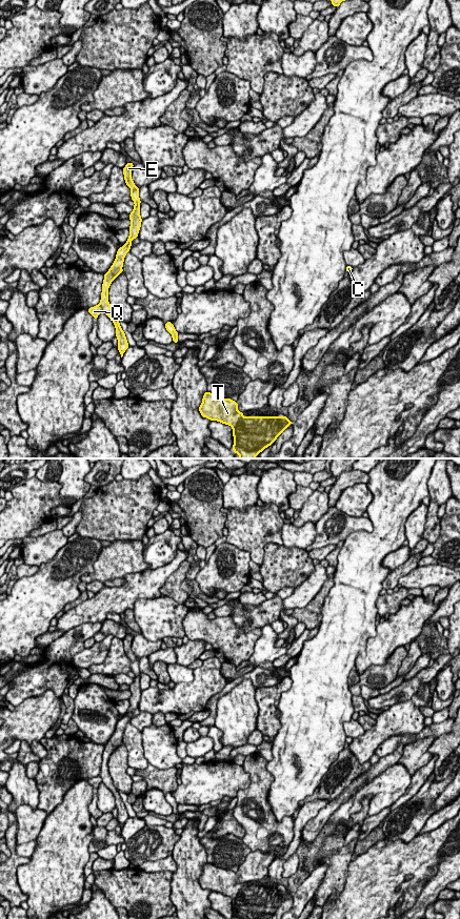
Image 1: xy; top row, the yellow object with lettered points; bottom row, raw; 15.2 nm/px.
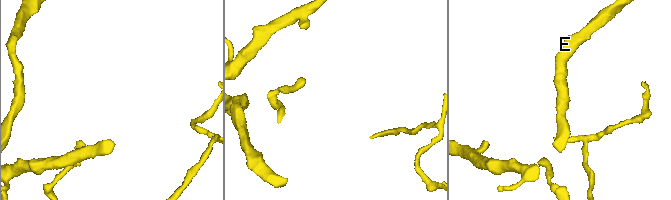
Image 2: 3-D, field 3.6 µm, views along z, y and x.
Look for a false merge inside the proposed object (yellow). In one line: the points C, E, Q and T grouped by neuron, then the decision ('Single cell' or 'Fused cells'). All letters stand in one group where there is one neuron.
Groups: C Q T / E. Fused cells

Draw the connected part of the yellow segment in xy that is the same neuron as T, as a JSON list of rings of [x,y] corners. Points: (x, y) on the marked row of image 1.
[[[208,391],[199,407],[202,417],[233,428],[233,450],[239,458],[255,458],[293,424],[286,416],[244,416],[237,409],[235,401]]]

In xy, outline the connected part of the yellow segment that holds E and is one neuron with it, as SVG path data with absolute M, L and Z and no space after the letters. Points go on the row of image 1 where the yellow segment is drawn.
M126 163L125 167L123 168L123 175L126 185L131 188L131 197L135 203L134 210L129 215L129 220L132 222L129 226L129 237L126 243L120 247L117 251L116 259L108 269L106 273L104 273L104 280L102 284L102 292L101 292L101 300L99 305L102 308L102 312L104 312L114 323L116 327L116 336L118 339L118 350L120 352L121 358L125 350L129 347L125 333L122 330L119 320L114 315L112 306L108 302L108 288L112 282L121 273L123 272L122 266L124 262L124 258L126 253L131 249L131 242L138 238L138 233L141 227L142 219L140 217L140 198L139 198L139 187L137 187L132 180L132 170L133 170L134 163Z

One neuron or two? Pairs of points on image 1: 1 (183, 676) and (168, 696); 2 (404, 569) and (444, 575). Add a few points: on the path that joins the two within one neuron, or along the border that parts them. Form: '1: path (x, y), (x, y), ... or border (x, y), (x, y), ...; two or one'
1: border (194, 670), (194, 678), (191, 681), (175, 683); two
2: border (418, 566), (402, 575), (398, 583); two

